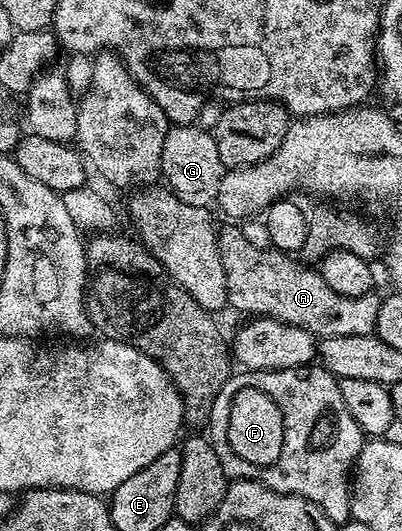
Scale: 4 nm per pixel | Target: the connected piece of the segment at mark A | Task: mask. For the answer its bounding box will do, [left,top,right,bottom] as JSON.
[219,225,380,339]

